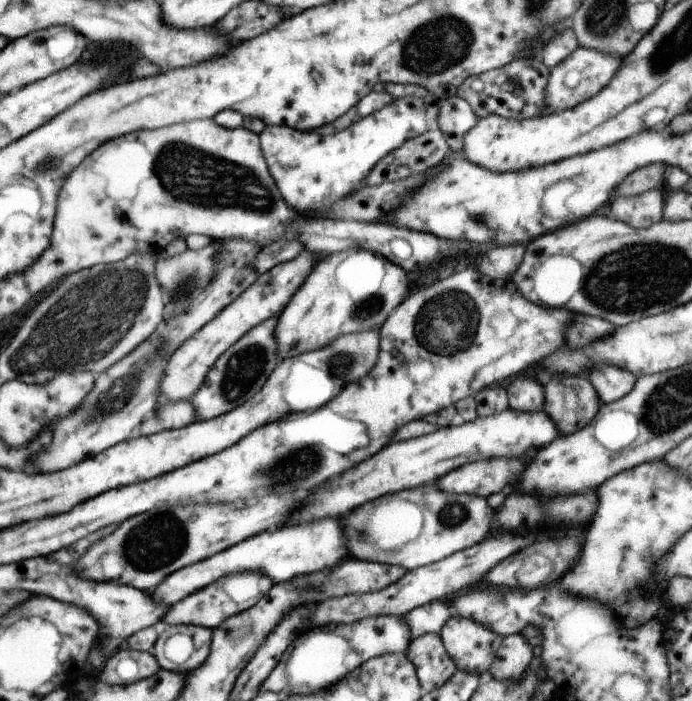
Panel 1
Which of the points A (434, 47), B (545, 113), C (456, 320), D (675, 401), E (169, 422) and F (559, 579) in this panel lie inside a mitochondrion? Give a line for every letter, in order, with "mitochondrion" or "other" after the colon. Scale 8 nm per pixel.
A: mitochondrion
B: other
C: mitochondrion
D: mitochondrion
E: other
F: other

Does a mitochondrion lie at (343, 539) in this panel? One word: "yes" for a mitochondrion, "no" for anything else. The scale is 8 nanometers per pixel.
no

